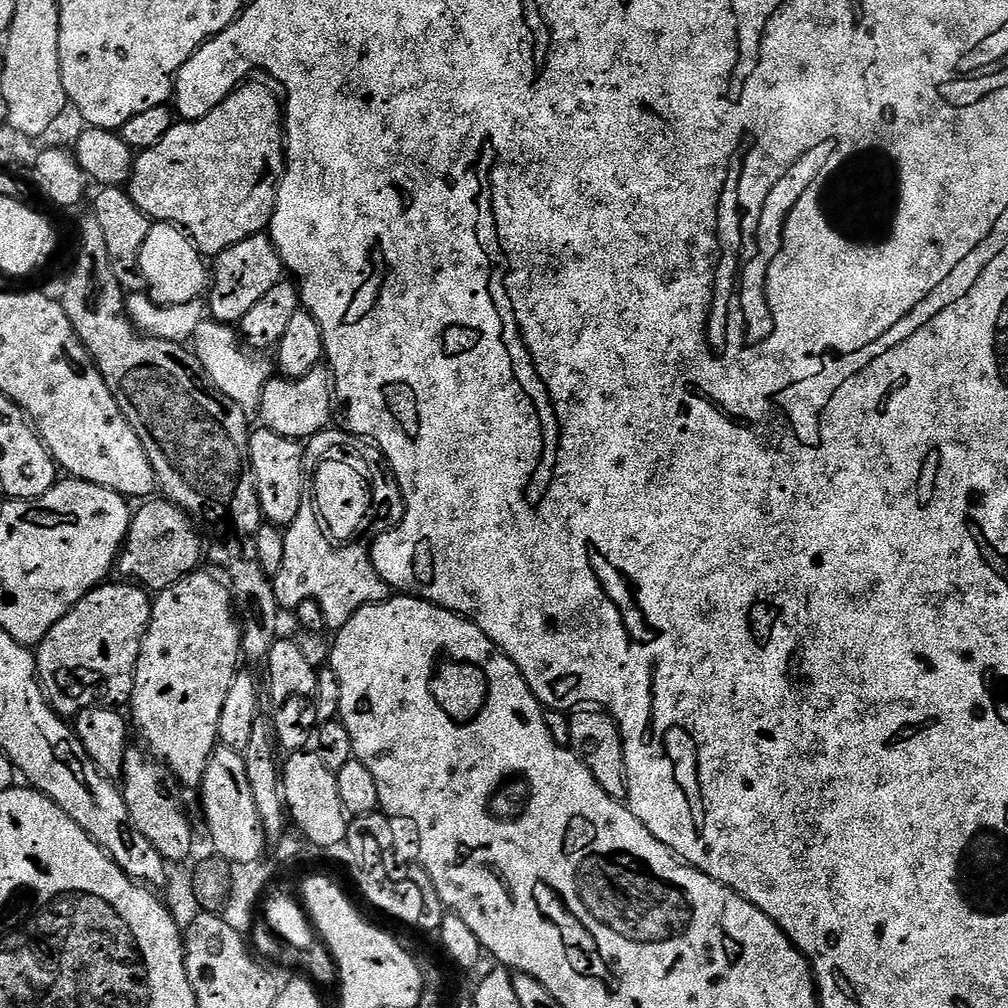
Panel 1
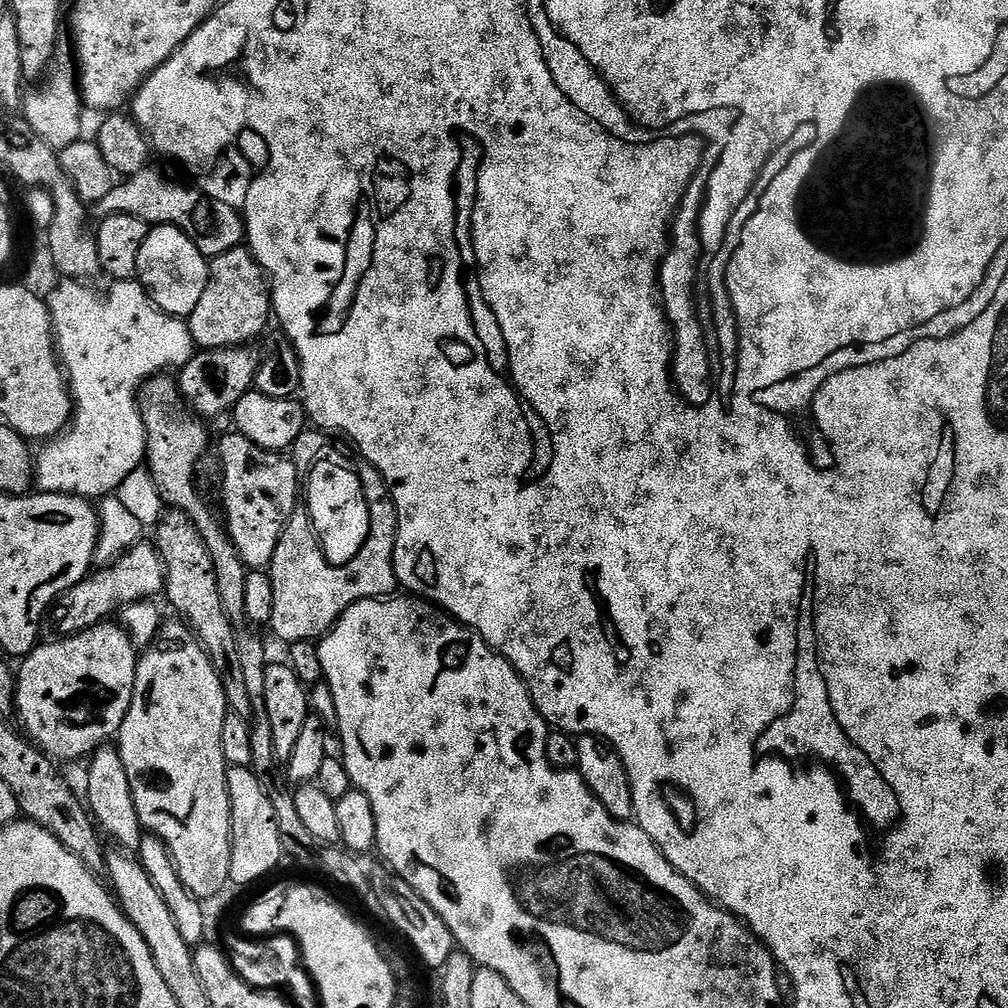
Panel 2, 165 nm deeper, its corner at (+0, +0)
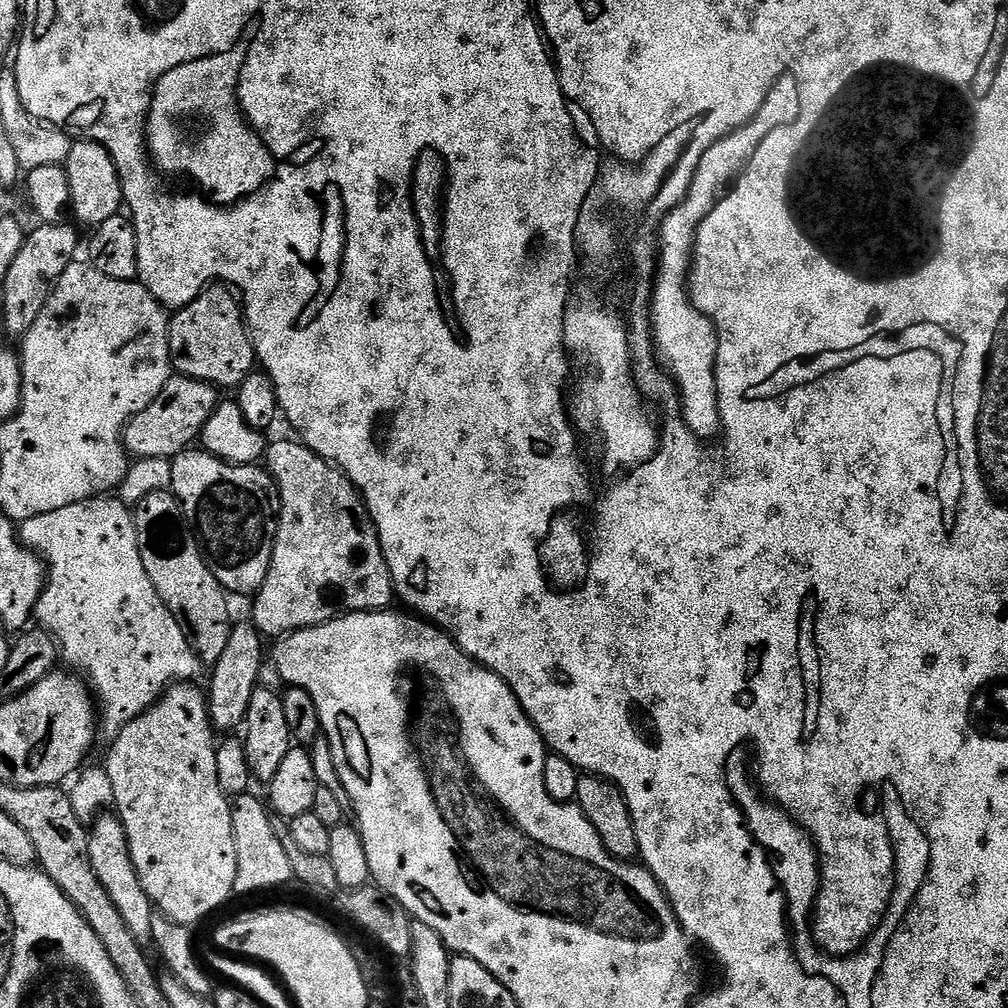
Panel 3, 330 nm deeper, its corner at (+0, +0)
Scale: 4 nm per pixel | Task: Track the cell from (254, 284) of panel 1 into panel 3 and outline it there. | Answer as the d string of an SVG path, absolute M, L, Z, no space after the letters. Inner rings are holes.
M224 286L205 287L200 295L183 305L169 319L168 345L170 346L172 367L179 375L201 380L217 390L239 388L240 383L252 373L258 364L256 351L252 349L252 339L248 336L248 325L244 322L244 310L241 301Z

